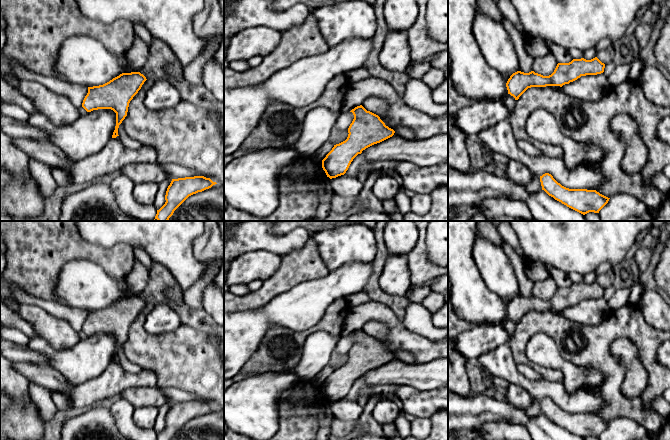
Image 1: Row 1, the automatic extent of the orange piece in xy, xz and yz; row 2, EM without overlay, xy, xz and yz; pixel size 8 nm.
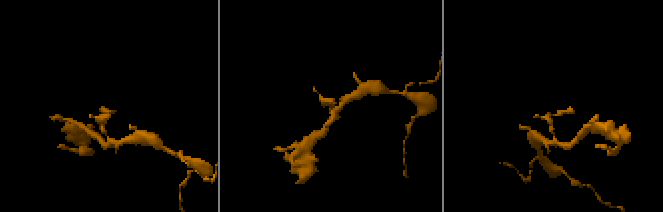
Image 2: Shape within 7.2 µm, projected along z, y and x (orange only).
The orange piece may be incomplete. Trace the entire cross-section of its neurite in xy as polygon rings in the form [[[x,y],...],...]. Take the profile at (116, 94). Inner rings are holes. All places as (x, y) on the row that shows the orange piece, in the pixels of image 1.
[[[140,72],[122,73],[103,85],[88,87],[82,107],[87,112],[98,109],[113,110],[116,113],[116,126],[112,138],[116,138],[119,136],[119,125],[127,116],[130,101],[146,80]]]

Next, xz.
[[[362,105],[350,112],[353,113],[354,119],[348,128],[347,139],[334,145],[322,160],[322,168],[330,179],[344,175],[358,154],[395,133],[378,115],[367,111]]]

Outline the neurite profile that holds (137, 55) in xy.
[[[137,35],[126,53],[128,65],[124,73],[138,72],[146,63],[149,55],[149,46]]]

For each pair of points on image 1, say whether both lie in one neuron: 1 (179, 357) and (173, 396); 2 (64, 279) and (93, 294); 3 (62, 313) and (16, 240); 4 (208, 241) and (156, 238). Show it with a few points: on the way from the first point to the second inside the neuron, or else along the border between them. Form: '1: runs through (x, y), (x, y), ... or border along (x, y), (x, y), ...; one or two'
1: border along (161, 388), (177, 387), (196, 395); two
2: runs through (71, 279), (81, 282), (86, 287); one
3: border along (31, 295), (54, 301); two
4: border along (203, 231), (192, 243), (193, 256), (199, 262); two

